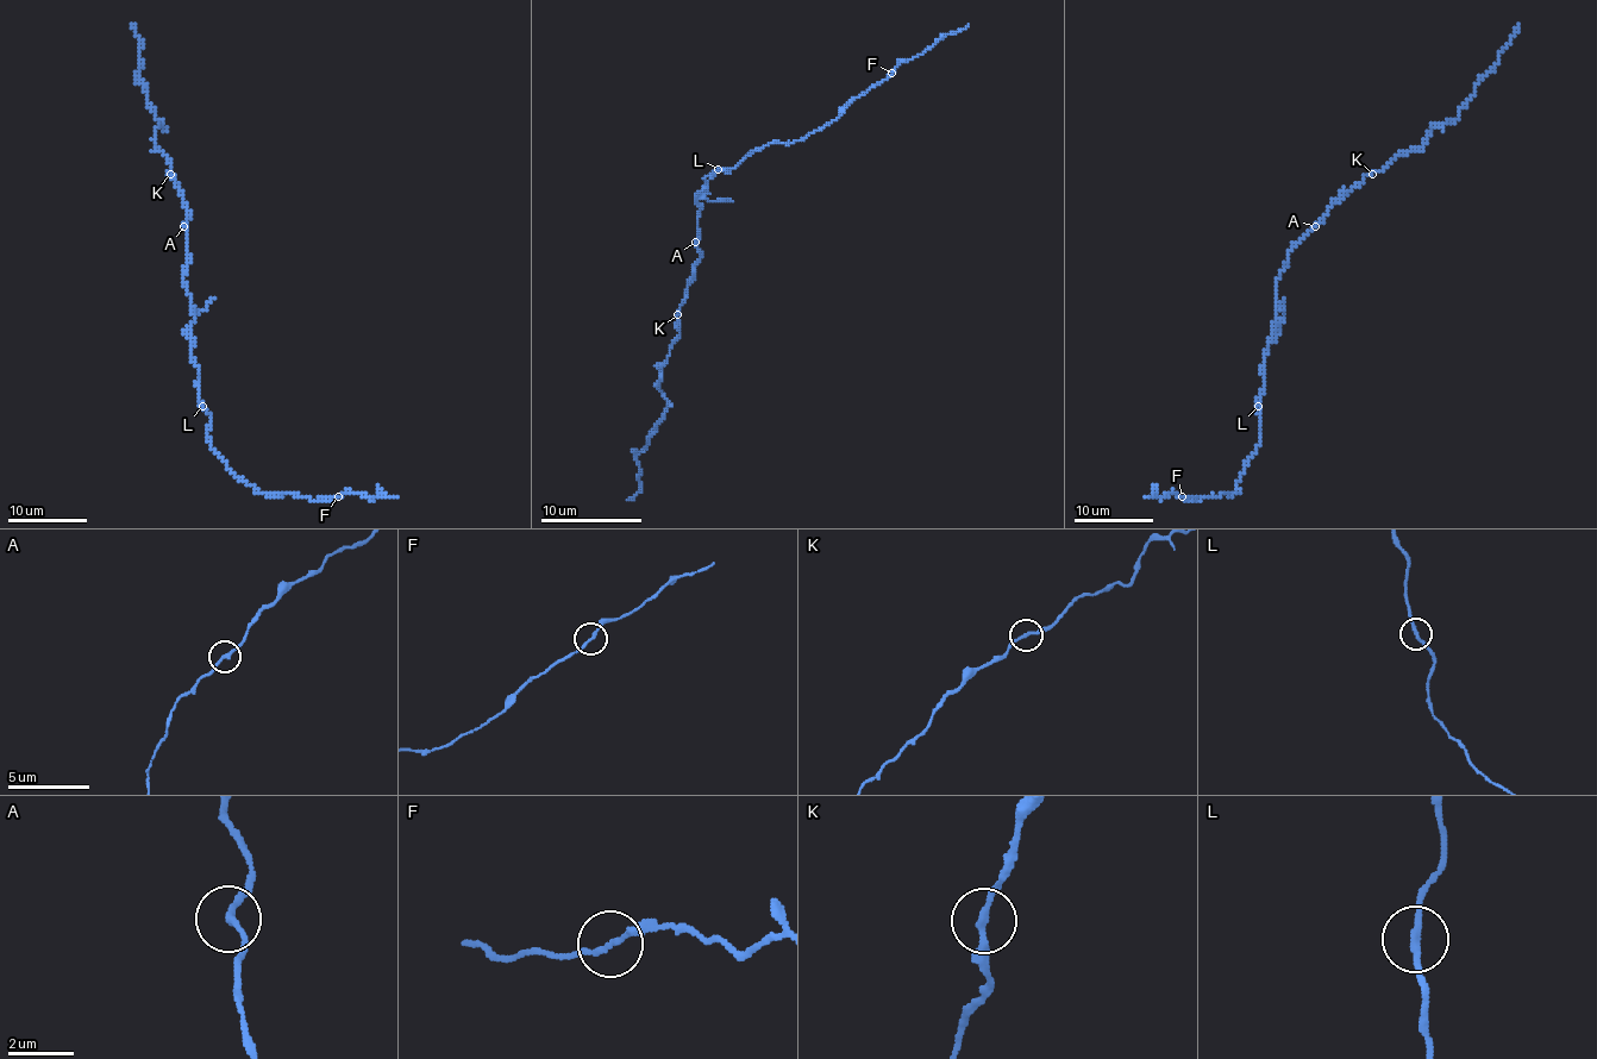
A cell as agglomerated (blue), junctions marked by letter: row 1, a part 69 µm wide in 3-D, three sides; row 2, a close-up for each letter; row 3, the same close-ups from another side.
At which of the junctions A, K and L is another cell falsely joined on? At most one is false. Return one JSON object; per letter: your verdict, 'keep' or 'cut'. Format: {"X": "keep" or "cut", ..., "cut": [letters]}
{"A": "keep", "K": "keep", "L": "keep", "cut": []}

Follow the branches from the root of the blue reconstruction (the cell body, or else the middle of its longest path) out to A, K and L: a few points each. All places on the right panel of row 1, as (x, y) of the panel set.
A: (1277, 298), (1277, 280), (1289, 251), (1315, 226)
K: (1277, 298), (1277, 280), (1289, 251), (1334, 202), (1372, 174)
L: (1277, 298), (1273, 334), (1263, 365), (1265, 389), (1257, 407)

